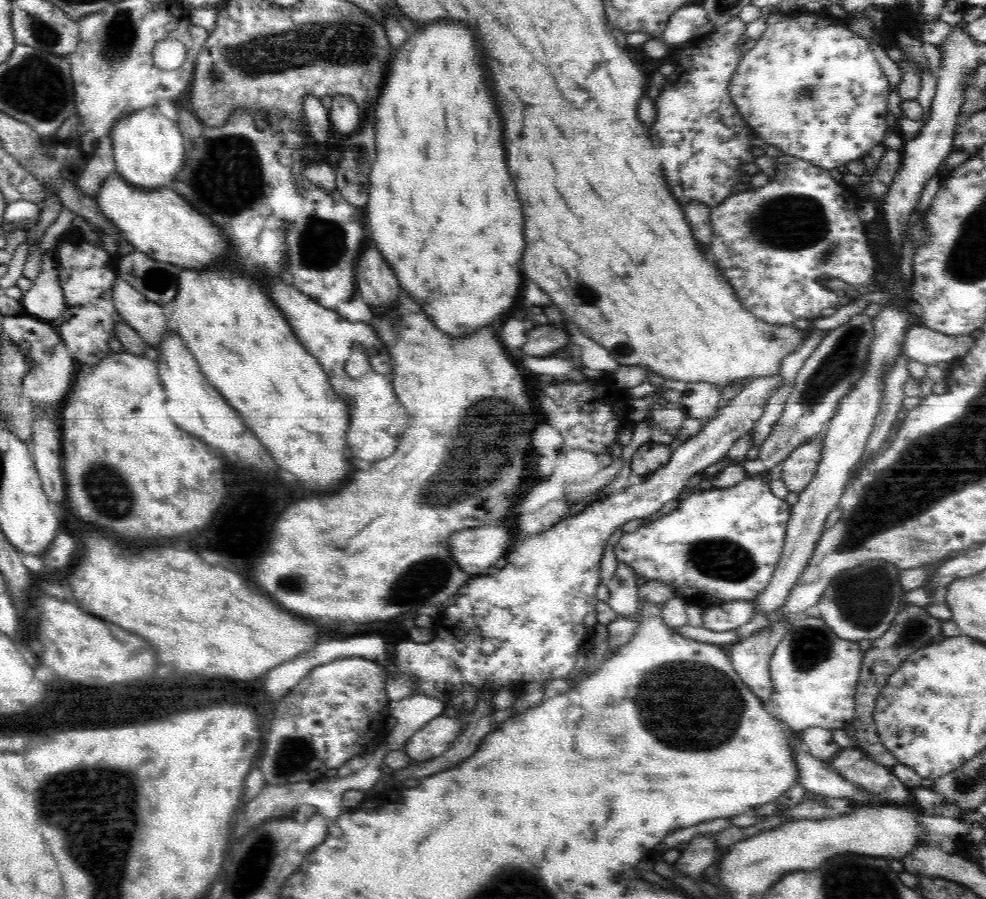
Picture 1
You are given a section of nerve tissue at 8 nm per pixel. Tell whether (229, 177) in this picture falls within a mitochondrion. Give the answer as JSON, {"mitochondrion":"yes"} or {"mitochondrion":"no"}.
{"mitochondrion":"yes"}

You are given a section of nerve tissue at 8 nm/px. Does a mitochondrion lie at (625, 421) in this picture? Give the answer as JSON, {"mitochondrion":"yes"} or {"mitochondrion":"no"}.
{"mitochondrion":"no"}

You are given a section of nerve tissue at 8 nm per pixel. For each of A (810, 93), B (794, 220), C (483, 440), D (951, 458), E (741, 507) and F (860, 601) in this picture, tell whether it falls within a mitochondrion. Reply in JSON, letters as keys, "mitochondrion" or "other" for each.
{"A":"mitochondrion","B":"mitochondrion","C":"mitochondrion","D":"mitochondrion","E":"other","F":"mitochondrion"}

